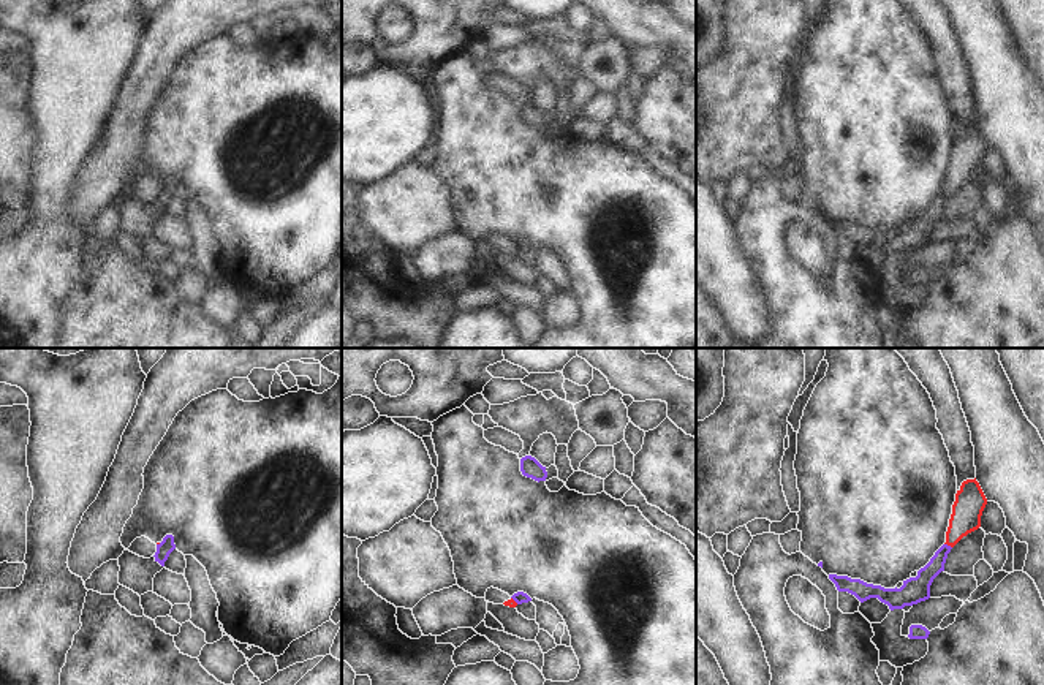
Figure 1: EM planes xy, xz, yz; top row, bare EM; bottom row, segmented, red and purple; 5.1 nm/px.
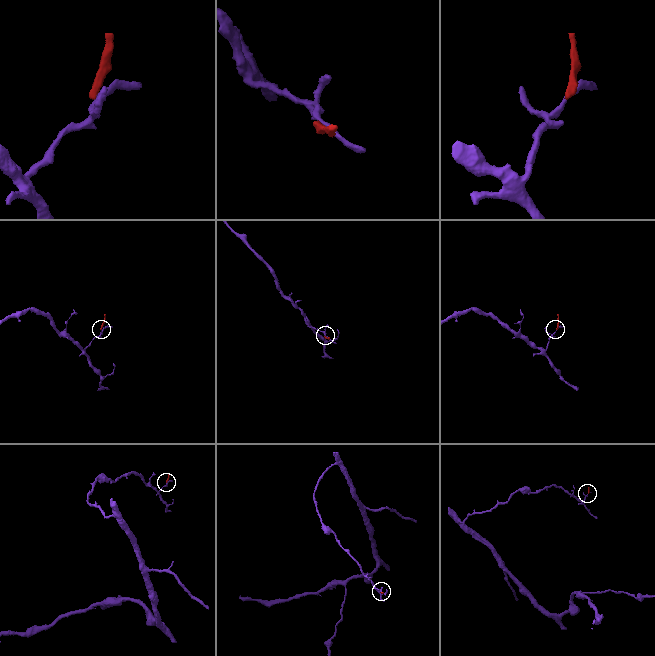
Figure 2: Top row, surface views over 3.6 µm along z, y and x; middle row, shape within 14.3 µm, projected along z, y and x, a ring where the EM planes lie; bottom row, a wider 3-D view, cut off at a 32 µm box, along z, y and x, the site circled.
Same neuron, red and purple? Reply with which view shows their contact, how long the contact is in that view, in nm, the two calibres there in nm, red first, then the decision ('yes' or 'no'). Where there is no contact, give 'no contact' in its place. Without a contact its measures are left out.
contact in yz; length 50 nm; calibres 160 and 100 nm; no

